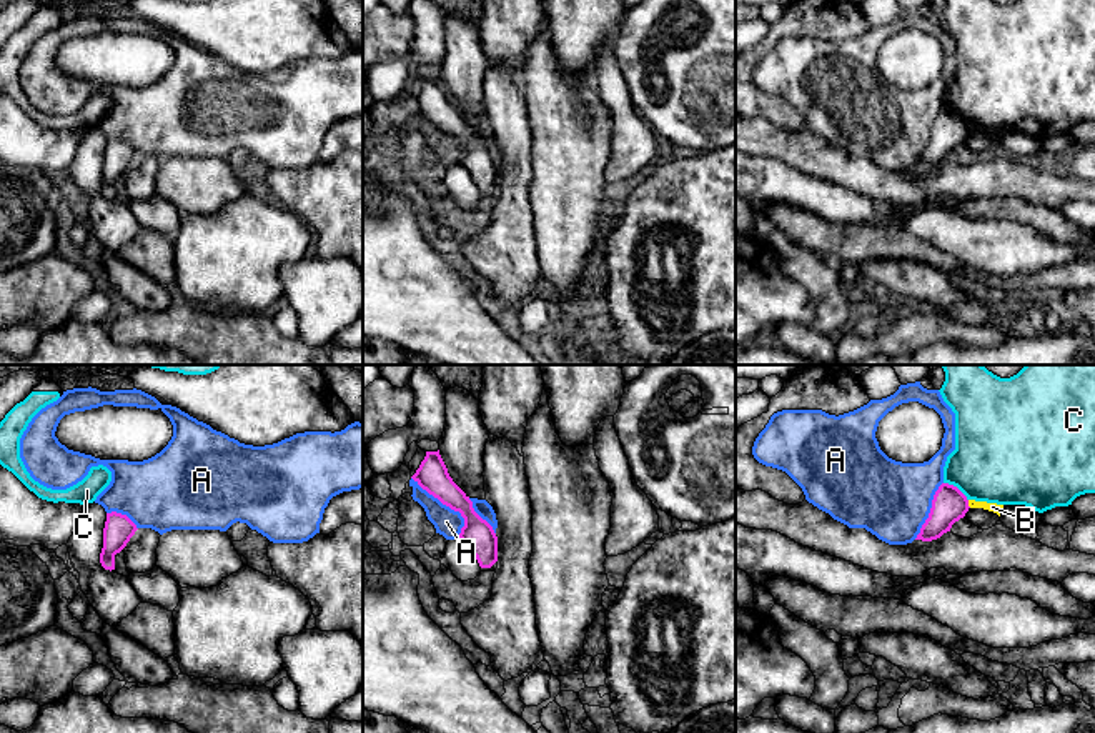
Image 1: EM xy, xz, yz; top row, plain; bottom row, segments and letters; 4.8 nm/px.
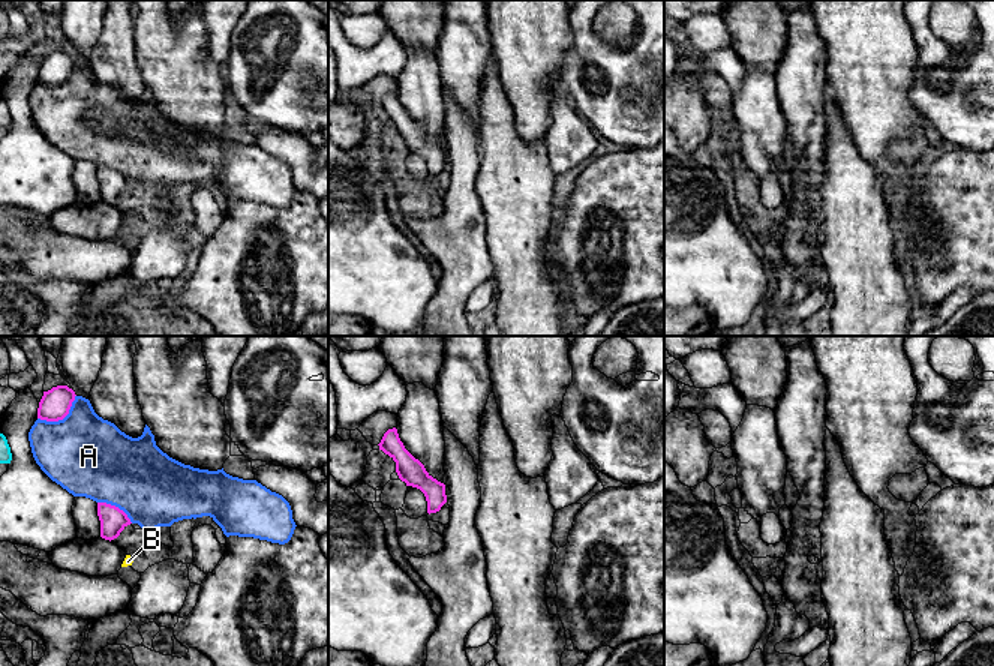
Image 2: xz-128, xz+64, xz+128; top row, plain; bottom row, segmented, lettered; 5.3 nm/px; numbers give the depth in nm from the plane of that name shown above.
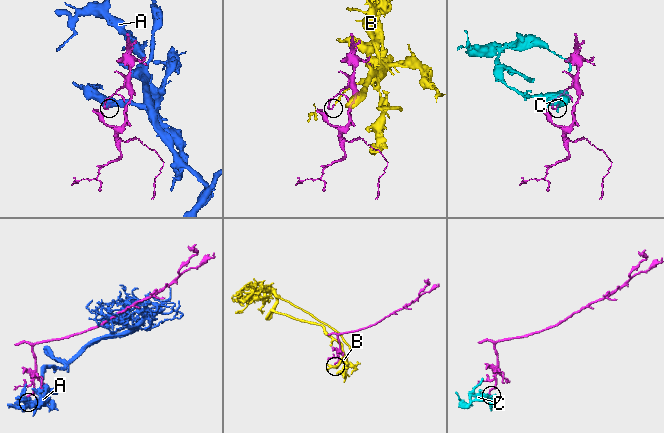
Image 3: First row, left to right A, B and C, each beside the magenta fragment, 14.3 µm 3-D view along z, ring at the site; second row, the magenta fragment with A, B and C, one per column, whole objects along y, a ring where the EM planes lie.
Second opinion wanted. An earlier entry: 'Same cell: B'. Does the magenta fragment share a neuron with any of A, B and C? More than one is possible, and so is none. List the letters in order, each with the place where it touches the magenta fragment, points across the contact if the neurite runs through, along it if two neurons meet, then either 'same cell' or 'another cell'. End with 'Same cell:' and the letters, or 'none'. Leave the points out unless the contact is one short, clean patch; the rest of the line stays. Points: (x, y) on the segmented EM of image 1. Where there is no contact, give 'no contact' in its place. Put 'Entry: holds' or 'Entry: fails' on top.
Entry: fails
A: contact xz (448, 505); another cell
B: contact yz (967, 503); border yz (967, 500), (971, 507); another cell
C: contact yz (957, 488); border yz (944, 482), (956, 487), (967, 500); another cell
Same cell: none

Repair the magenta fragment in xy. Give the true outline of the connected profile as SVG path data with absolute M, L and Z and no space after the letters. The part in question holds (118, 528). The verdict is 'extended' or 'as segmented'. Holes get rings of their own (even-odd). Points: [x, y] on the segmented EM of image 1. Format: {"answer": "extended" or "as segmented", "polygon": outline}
{"answer": "as segmented", "polygon": "M116 511L107 513L100 553L100 563L105 570L115 570L115 555L126 546L136 530L136 525L126 515Z"}

